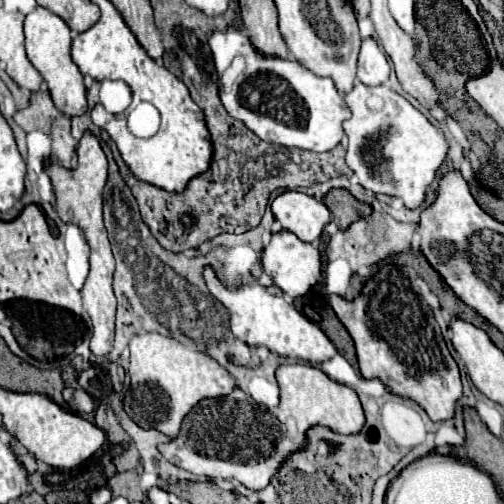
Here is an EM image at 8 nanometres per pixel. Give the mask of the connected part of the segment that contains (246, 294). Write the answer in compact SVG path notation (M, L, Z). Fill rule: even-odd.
M212 266L204 268L204 280L210 290L210 294L220 300L228 314L230 314L230 328L234 336L246 344L266 346L268 350L276 352L278 356L290 356L300 358L312 364L320 364L336 354L334 344L328 340L328 336L316 326L314 322L306 320L292 304L288 304L284 298L272 296L254 276L248 276L248 282L238 288L226 288L222 280L216 276Z

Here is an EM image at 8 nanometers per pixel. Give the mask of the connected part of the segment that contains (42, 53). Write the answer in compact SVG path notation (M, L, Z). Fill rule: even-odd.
M36 6L24 22L24 34L26 34L26 54L32 66L42 74L42 78L48 84L50 96L54 100L54 106L66 114L66 116L80 116L88 110L86 106L86 86L82 80L80 68L70 58L70 44L72 44L72 30L68 24L56 16L52 10L44 6Z

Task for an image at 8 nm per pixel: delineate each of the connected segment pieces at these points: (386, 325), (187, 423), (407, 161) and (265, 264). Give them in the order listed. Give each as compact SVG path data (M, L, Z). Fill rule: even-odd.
M386 262L364 282L354 300L332 294L330 306L354 340L358 368L364 378L380 378L392 392L412 398L434 422L454 416L454 404L462 396L460 372L446 348L432 308L420 294L414 268Z
M280 364L280 368L276 370L276 380L280 386L280 404L276 408L264 408L264 404L238 402L232 400L230 396L200 400L186 414L180 434L170 442L160 444L160 454L172 464L176 464L178 468L194 472L198 476L228 478L228 480L236 478L244 486L252 490L260 490L270 482L282 458L286 458L290 452L300 450L304 446L304 432L308 426L324 424L342 434L360 432L360 428L364 426L364 412L356 392L340 382L330 380L322 370L308 364Z
M358 64L354 88L344 94L344 100L352 110L352 118L344 122L346 164L354 170L358 184L374 194L400 196L408 208L418 208L448 152L448 142L442 130L432 126L422 112L388 86L362 84L358 80ZM372 138L376 138L376 144L372 144ZM366 150L376 154L380 164L366 160Z
M280 230L272 234L270 242L264 246L262 268L274 280L274 286L278 286L284 294L292 298L298 298L298 296L304 296L320 280L322 260L320 260L318 248L314 248L308 242L302 242L298 236L294 236L288 230Z

